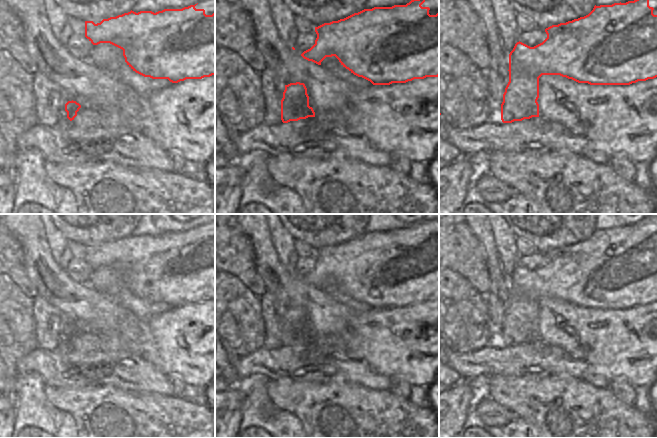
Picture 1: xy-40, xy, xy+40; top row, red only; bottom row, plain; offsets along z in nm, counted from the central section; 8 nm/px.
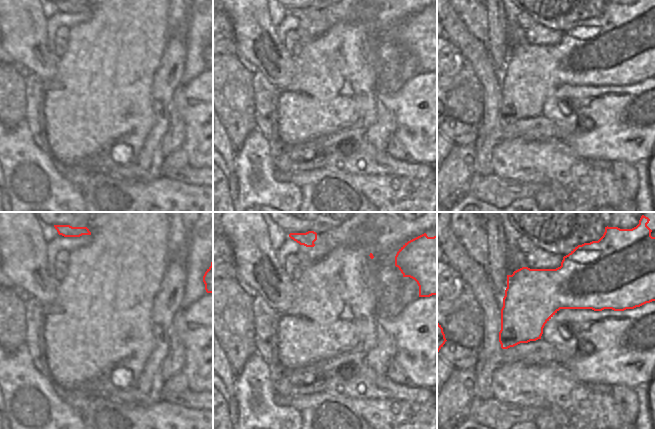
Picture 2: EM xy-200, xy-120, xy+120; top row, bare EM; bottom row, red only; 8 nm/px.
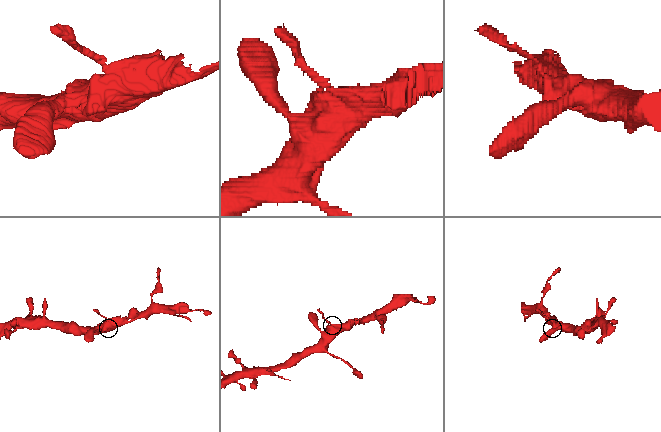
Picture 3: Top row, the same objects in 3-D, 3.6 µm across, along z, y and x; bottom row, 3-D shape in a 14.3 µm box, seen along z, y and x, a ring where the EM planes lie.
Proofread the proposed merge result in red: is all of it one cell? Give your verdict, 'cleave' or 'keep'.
keep

